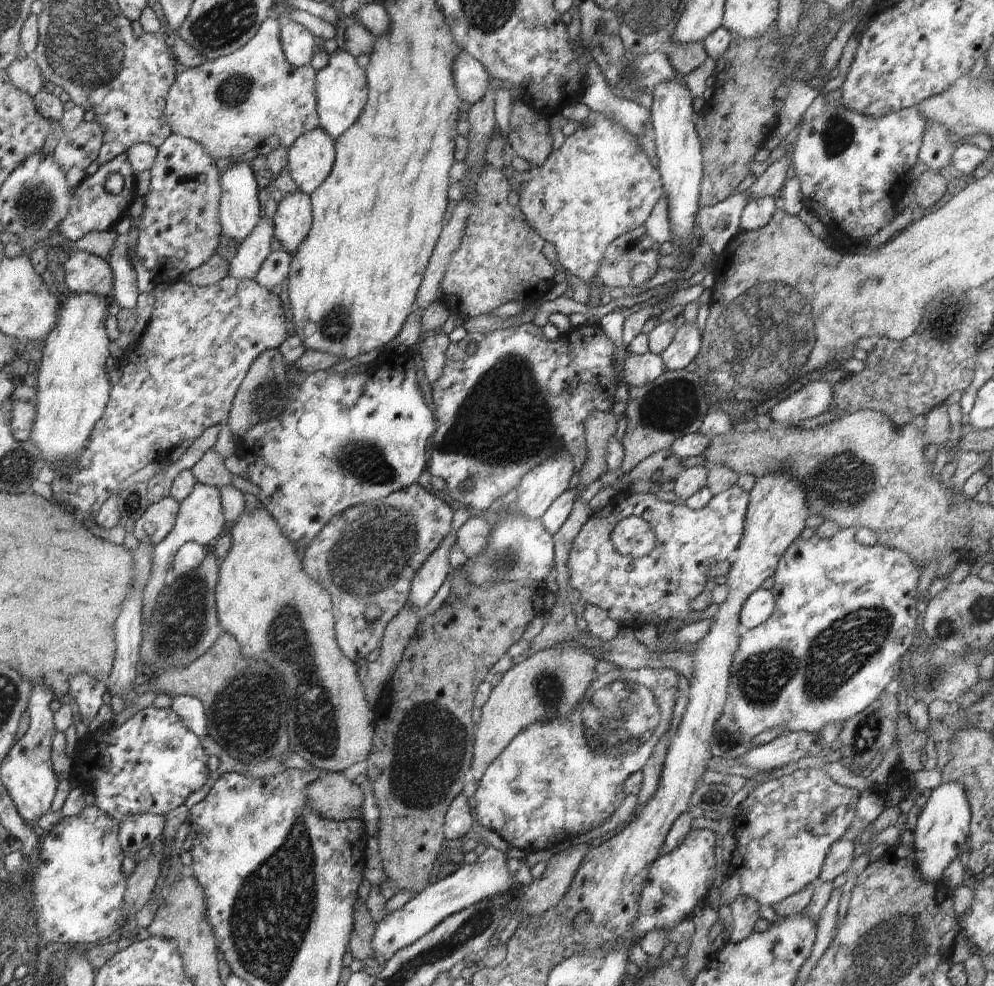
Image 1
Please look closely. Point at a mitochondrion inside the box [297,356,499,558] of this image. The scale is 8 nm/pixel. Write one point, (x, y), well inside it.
(365, 461)

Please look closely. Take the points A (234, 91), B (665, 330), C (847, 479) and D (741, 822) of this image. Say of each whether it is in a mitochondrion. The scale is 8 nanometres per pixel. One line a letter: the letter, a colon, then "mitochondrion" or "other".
A: mitochondrion
B: other
C: mitochondrion
D: other

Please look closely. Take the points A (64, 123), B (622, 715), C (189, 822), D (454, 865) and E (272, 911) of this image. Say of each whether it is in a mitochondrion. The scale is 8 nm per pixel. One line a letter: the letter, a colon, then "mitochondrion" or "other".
A: other
B: mitochondrion
C: other
D: other
E: mitochondrion

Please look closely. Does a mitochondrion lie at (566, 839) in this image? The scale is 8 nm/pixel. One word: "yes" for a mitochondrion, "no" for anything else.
no

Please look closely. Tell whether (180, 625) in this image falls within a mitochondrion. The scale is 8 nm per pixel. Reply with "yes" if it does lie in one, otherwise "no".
yes

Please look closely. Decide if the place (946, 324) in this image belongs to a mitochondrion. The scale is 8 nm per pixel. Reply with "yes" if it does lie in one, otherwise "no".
yes

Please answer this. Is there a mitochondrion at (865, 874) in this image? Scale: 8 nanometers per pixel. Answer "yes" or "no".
no

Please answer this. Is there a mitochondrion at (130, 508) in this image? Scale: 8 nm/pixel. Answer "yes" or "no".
no

